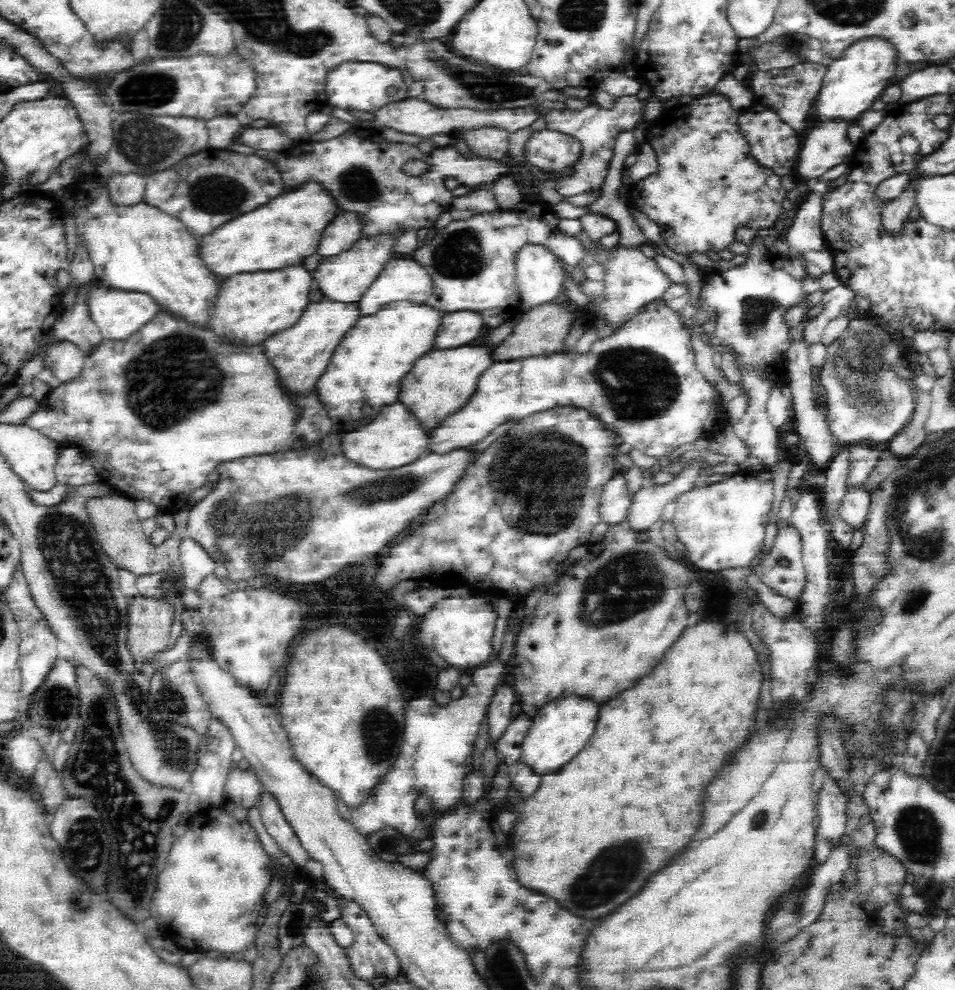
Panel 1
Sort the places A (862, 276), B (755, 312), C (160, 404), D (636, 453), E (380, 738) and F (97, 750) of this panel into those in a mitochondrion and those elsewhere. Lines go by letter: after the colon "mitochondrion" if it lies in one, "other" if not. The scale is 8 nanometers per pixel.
A: other
B: mitochondrion
C: mitochondrion
D: other
E: mitochondrion
F: mitochondrion

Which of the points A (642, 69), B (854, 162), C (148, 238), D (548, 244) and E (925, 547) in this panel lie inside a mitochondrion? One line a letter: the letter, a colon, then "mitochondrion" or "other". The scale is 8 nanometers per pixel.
A: other
B: other
C: other
D: other
E: mitochondrion

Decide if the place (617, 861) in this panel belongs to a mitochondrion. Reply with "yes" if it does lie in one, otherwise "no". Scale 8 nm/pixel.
yes

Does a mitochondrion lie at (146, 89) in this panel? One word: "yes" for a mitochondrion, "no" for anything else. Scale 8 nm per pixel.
yes

